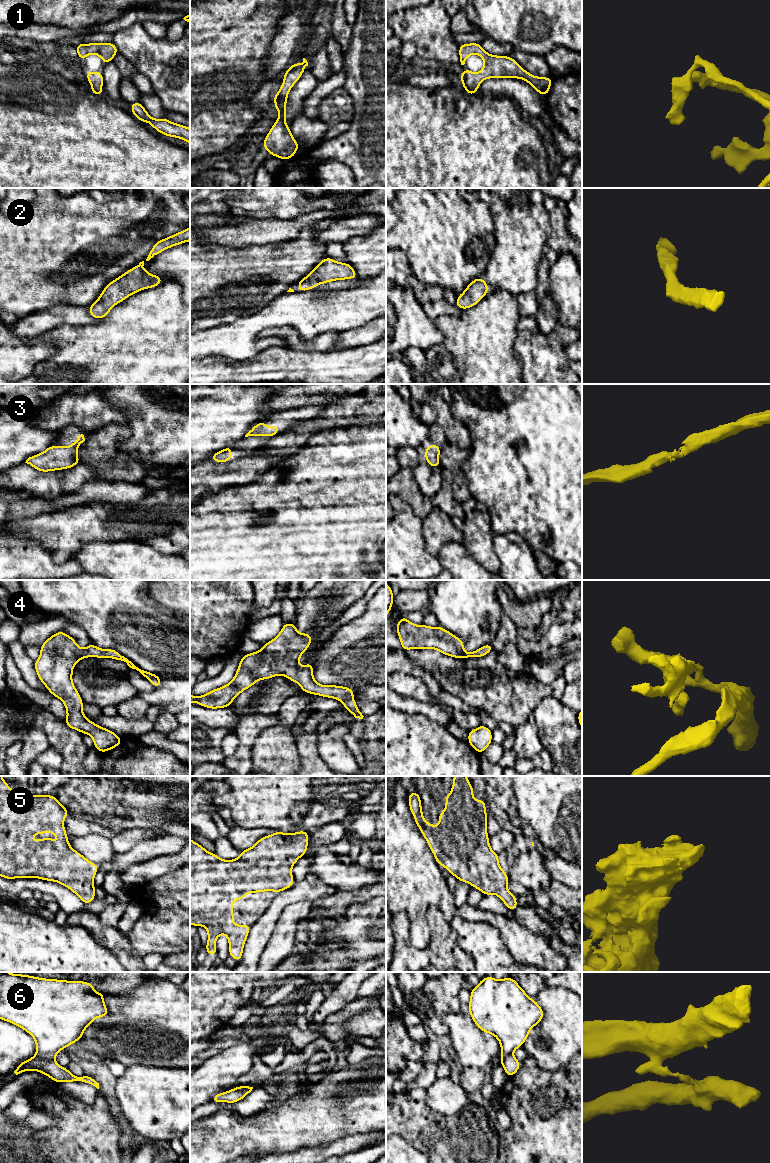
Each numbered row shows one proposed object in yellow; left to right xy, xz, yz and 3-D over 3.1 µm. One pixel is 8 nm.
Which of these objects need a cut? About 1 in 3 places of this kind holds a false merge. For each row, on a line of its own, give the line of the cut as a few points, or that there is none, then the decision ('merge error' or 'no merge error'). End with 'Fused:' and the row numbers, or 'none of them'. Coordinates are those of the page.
1: cut none; no merge error
2: cut none; no merge error
3: cut none; no merge error
4: cut none; no merge error
5: cut none; no merge error
6: cut xy (37, 1054), (53, 1060); merge error
Fused: 6

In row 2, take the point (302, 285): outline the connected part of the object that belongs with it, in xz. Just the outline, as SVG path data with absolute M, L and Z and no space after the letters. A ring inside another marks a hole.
M325 257L306 277L297 281L298 290L307 291L316 288L318 284L356 278L357 273L350 264Z

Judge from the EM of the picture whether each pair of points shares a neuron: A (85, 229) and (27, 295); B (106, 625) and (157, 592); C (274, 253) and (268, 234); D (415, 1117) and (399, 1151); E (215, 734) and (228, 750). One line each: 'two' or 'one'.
A: one
B: two
C: two
D: two
E: two

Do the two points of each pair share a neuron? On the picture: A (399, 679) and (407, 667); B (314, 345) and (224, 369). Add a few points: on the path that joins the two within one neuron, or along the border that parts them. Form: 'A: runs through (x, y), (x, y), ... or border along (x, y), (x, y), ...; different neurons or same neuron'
A: border along (396, 671), (418, 677), (424, 684); different neurons
B: border along (287, 346), (293, 349), (320, 352); different neurons

